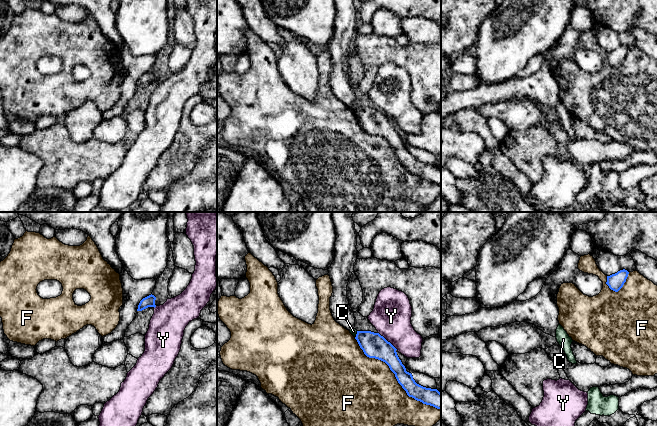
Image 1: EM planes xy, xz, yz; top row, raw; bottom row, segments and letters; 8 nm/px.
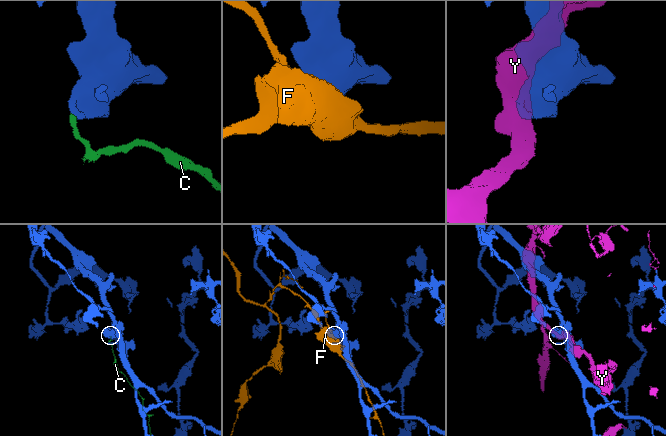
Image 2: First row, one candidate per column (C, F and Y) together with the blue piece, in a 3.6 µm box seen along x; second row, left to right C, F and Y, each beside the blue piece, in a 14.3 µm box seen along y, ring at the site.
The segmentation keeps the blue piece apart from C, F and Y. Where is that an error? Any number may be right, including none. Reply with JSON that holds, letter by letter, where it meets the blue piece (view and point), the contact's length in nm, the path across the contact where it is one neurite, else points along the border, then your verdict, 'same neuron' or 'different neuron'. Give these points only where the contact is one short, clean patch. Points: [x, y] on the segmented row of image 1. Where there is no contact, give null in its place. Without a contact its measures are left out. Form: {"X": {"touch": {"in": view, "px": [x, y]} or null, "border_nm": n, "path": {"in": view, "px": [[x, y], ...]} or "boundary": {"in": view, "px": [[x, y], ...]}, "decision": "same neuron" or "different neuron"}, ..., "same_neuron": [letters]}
{"C": {"touch": {"in": "xz", "px": [356, 334]}, "border_nm": 60, "boundary": {"in": "xz", "px": [[357, 331], [355, 337]]}, "decision": "different neuron"}, "F": {"touch": {"in": "xz", "px": [396, 377]}, "border_nm": 900, "decision": "different neuron"}, "Y": {"touch": {"in": "xz", "px": [387, 341]}, "border_nm": 220, "decision": "different neuron"}, "same_neuron": []}

